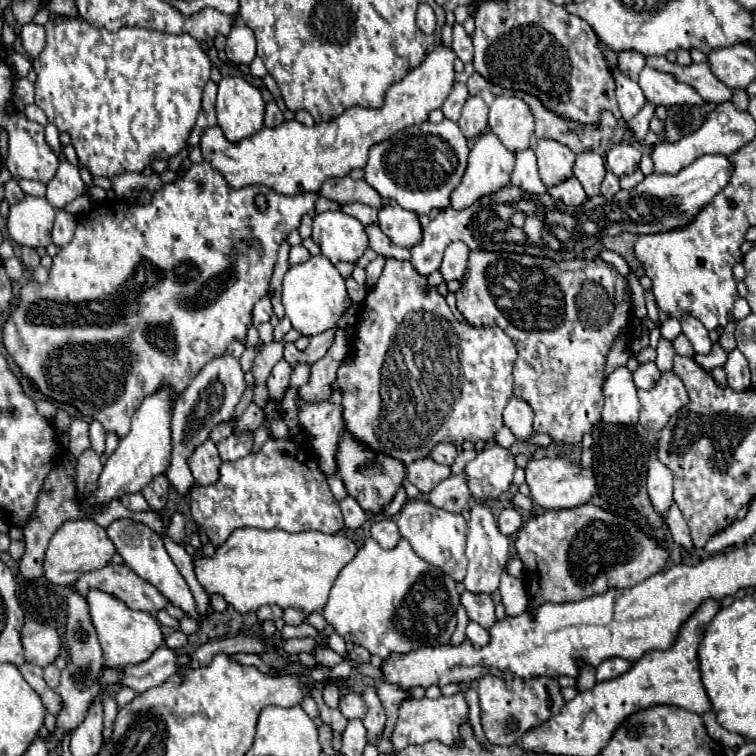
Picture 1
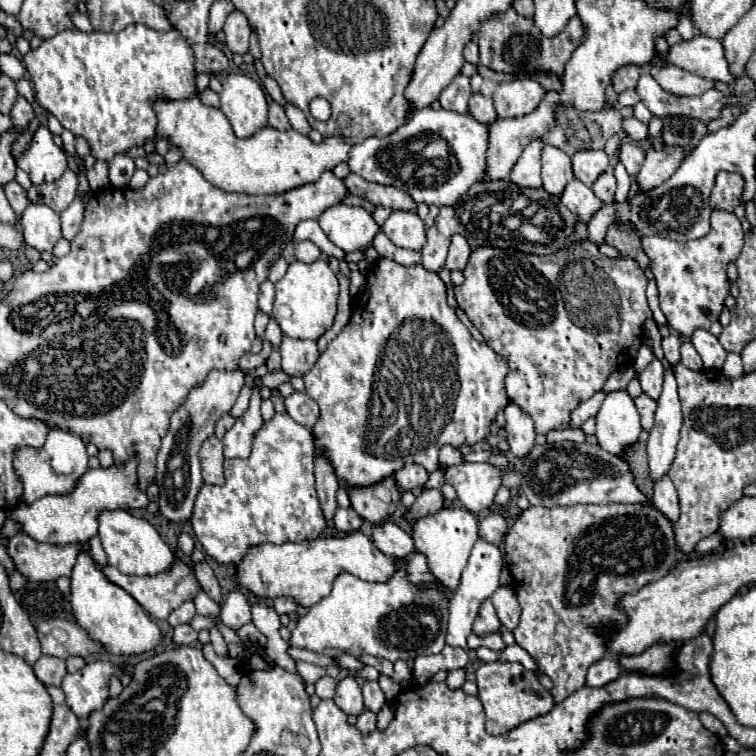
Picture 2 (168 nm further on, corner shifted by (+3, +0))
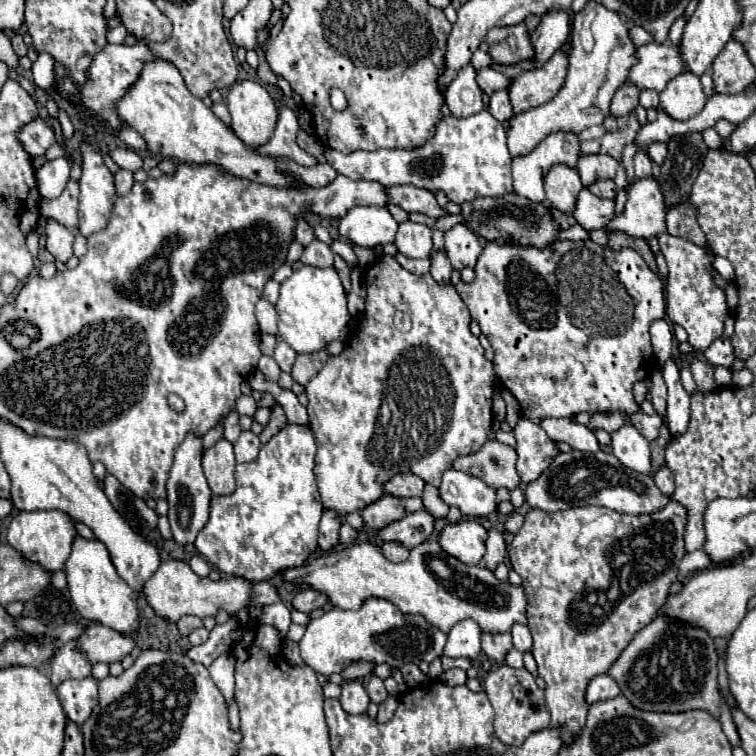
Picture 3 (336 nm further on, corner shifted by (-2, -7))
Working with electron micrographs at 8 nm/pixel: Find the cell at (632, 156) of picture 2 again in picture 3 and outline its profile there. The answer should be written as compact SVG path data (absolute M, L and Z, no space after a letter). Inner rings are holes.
M636 152L634 170L636 170L636 178L652 176L652 160L650 160L650 156L646 152Z

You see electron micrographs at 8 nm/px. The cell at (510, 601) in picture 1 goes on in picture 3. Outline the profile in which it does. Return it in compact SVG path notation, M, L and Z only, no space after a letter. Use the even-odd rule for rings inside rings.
M514 624L512 632L512 640L514 640L514 648L520 652L528 652L532 648L532 636L526 624Z

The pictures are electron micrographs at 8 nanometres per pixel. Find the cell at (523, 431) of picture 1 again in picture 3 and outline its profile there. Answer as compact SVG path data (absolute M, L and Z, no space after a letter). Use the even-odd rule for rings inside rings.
M520 418L520 422L514 428L514 436L518 442L518 474L522 482L528 484L550 466L558 450L554 448L554 442L546 436L546 432L526 418Z

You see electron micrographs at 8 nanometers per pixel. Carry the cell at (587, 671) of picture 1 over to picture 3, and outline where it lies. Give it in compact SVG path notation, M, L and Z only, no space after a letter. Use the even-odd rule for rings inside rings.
M670 500L660 512L640 516L618 514L600 506L568 508L564 512L530 510L524 526L510 542L508 558L512 568L520 574L526 592L528 628L534 640L532 656L538 664L538 674L546 682L546 706L552 714L550 724L562 726L564 742L570 742L586 722L588 682L608 672L634 634L650 624L664 604L670 584L678 576L678 564L686 554L682 538L684 524L686 510L676 500Z

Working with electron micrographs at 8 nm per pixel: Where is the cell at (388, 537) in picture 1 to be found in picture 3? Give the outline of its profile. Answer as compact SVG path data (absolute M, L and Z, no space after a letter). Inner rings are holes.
M384 542L382 544L382 554L392 562L402 562L408 556L408 548L398 544L398 542Z

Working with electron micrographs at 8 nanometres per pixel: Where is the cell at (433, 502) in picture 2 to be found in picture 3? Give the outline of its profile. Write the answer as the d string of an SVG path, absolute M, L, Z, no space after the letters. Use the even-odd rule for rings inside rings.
M420 508L418 512L406 514L402 520L396 520L396 522L388 524L386 528L382 528L372 538L372 542L380 546L386 540L398 540L406 548L414 548L414 546L422 544L424 540L428 540L432 530L434 530L434 516L426 508Z

